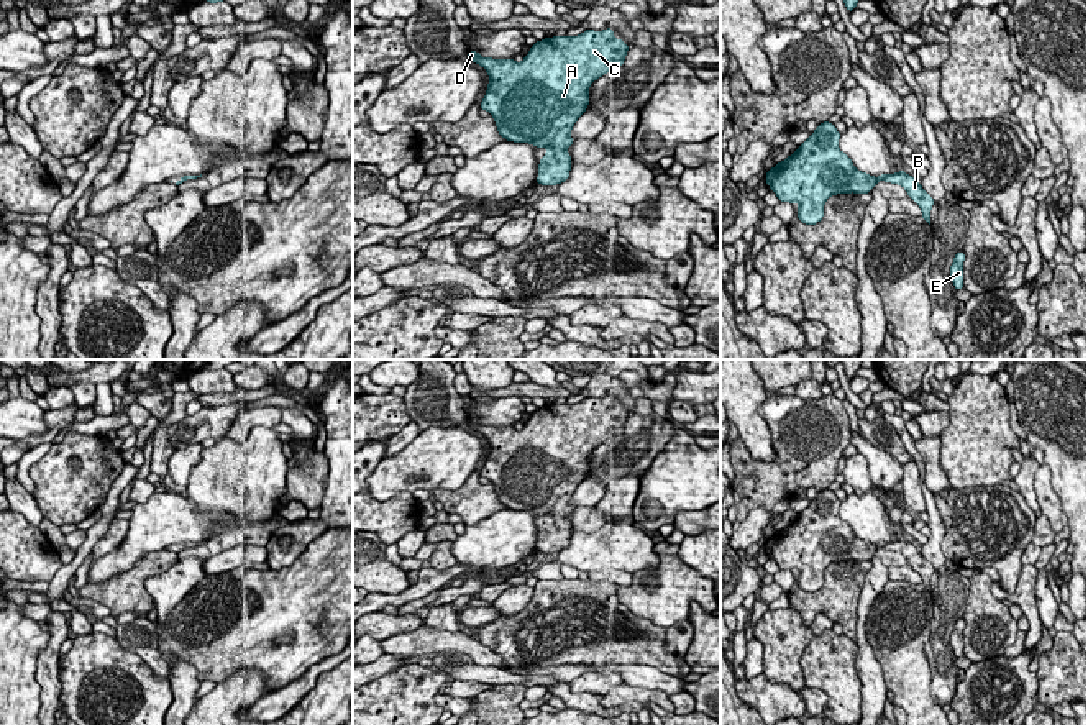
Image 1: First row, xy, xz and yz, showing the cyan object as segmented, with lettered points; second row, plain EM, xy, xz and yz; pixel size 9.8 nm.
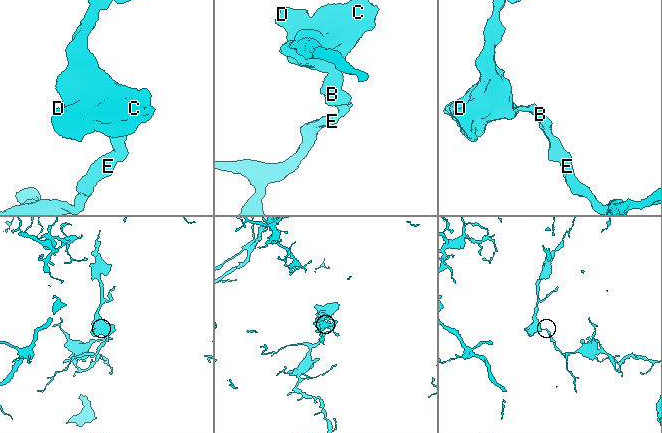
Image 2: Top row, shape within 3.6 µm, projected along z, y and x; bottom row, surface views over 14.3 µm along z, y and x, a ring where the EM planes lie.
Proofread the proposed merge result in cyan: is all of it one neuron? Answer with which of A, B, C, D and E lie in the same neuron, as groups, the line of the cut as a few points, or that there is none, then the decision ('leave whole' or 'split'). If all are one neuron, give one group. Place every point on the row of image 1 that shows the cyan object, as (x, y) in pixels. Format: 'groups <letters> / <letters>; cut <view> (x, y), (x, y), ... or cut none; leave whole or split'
groups A B C D E; cut none; leave whole

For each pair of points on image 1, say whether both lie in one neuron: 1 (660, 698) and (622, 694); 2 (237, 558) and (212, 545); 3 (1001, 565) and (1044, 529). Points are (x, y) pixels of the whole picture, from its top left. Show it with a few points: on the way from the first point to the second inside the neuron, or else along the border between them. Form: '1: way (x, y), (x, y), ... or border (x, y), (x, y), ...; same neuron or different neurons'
1: way (650, 696), (632, 694); same neuron
2: border (261, 545), (235, 545), (205, 560); different neurons
3: border (1037, 517), (1031, 540); different neurons

